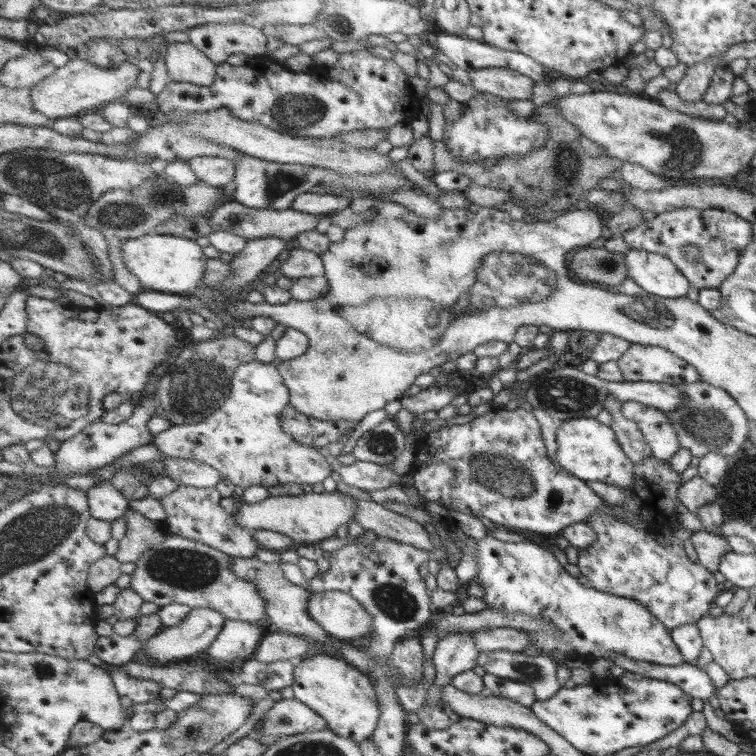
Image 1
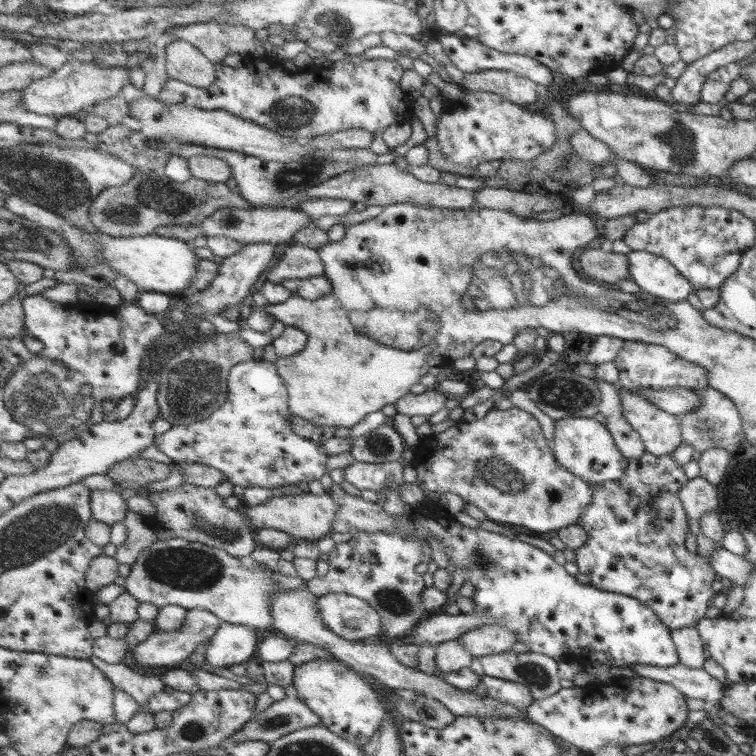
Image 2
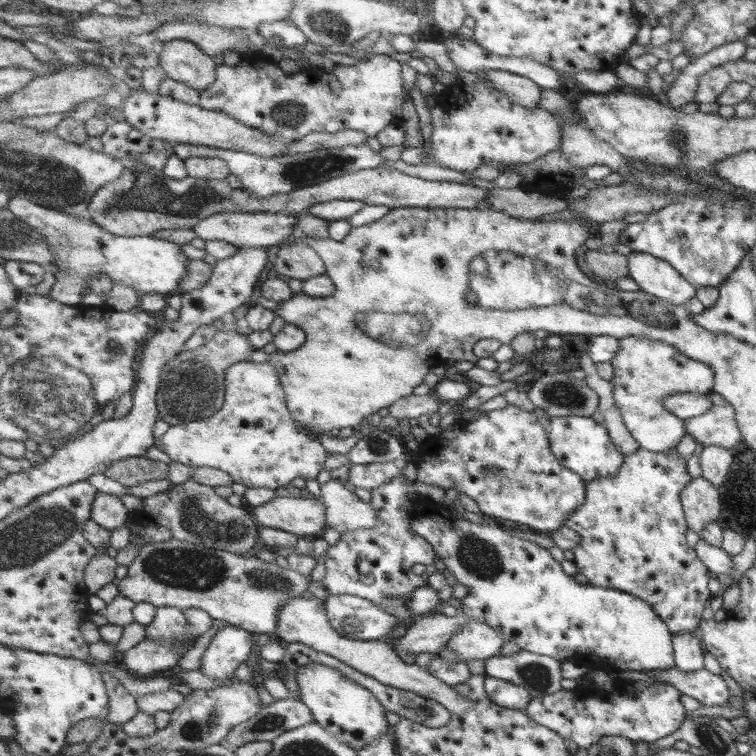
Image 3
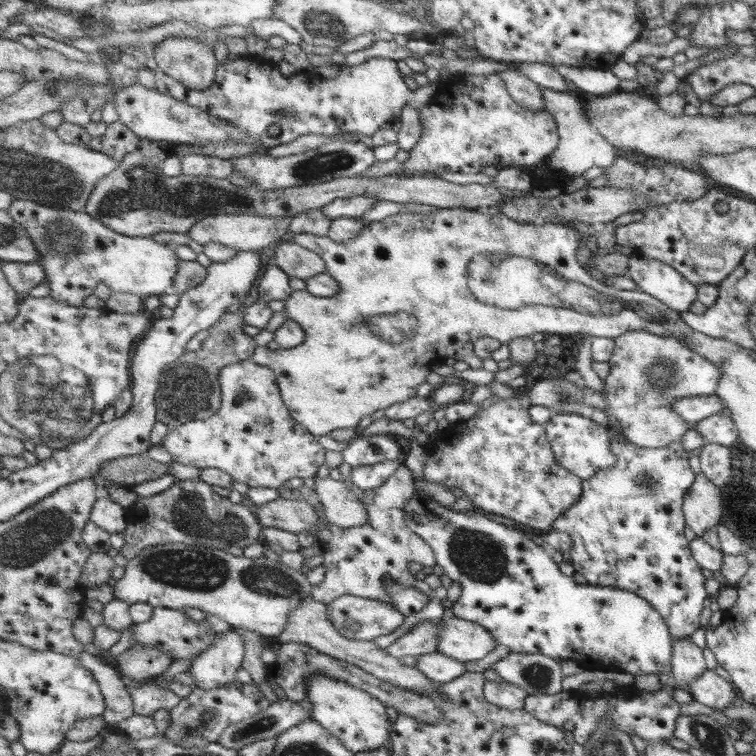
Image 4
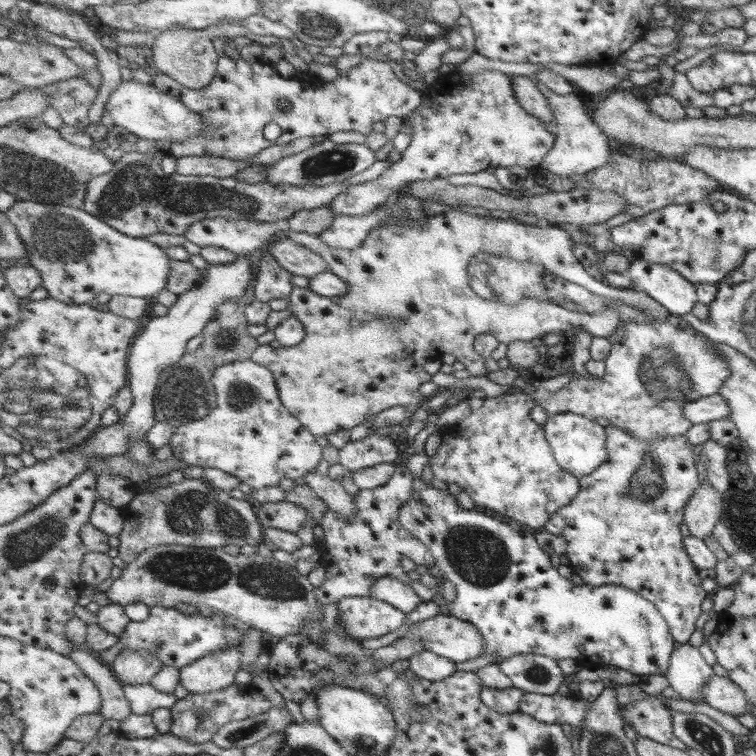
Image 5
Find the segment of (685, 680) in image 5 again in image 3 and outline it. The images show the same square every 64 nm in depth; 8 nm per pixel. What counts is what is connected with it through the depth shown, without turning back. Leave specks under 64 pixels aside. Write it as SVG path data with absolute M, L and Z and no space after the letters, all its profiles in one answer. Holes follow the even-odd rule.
M682 633L673 636L674 668L683 673L703 669L704 653L695 633Z

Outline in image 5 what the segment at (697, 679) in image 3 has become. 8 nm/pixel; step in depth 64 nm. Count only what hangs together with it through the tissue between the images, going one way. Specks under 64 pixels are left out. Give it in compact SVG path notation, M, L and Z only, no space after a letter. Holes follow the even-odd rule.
M714 674L708 677L703 686L703 702L734 717L747 713L748 704L743 697L743 691L727 678Z

